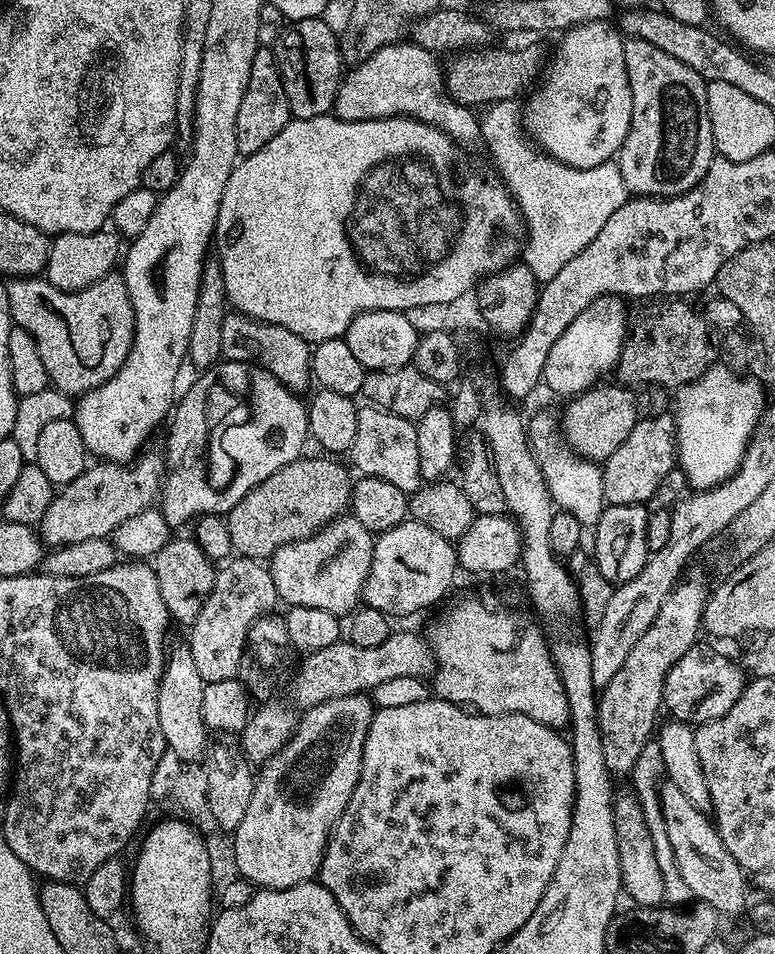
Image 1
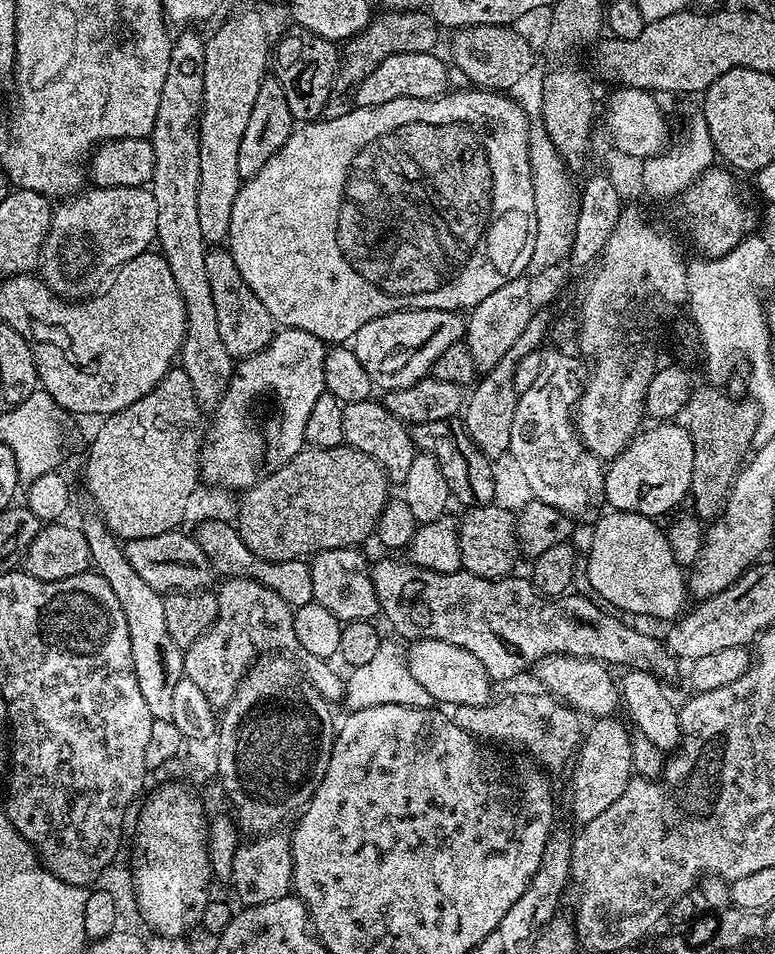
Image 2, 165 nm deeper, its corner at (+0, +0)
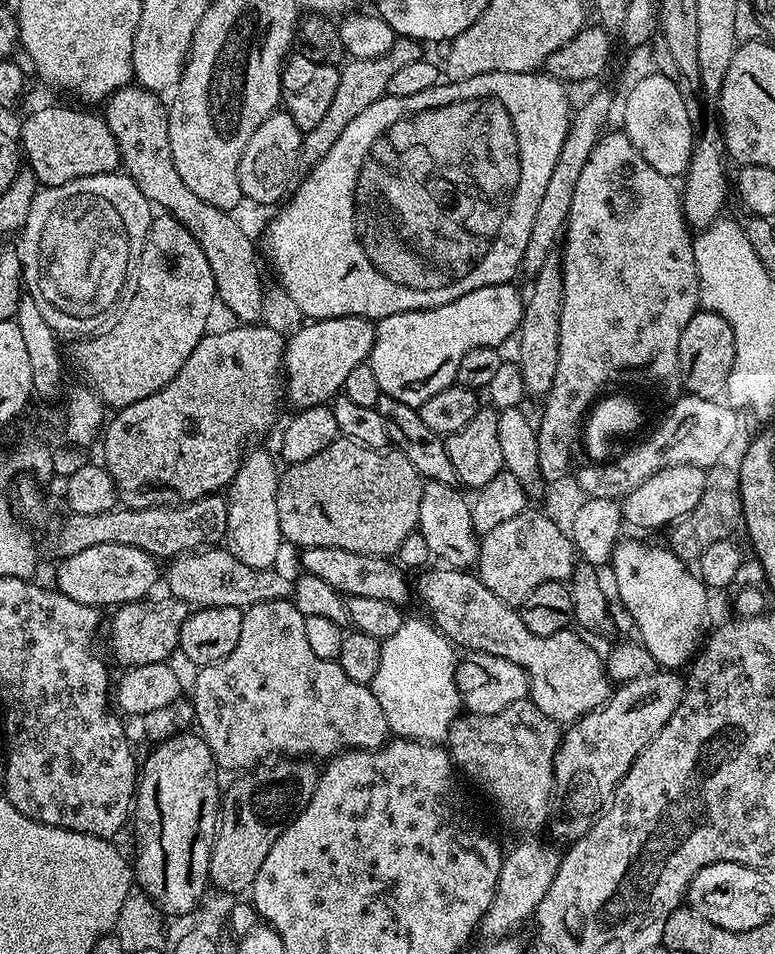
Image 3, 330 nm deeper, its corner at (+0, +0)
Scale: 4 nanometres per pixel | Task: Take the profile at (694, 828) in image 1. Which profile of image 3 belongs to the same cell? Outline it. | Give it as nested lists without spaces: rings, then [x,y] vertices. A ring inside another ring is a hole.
[[[436,567],[440,568],[433,572],[424,570],[417,575],[421,576],[414,580],[414,592],[420,595],[428,611],[427,619],[457,649],[494,654],[522,666],[528,675],[528,696],[532,704],[561,726],[579,720],[606,703],[614,688],[604,668],[604,656],[596,653],[579,631],[565,630],[549,636],[530,634],[519,611],[513,605],[502,602],[498,594],[486,590],[479,575],[459,568]]]

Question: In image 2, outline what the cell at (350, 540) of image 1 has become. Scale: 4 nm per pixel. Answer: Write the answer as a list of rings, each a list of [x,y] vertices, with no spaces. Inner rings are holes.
[[[359,547],[335,548],[318,552],[310,560],[314,578],[313,601],[326,606],[326,610],[330,610],[330,614],[334,614],[334,618],[338,618],[342,622],[375,621],[381,615],[378,594],[374,594],[370,560],[367,560],[360,551]]]

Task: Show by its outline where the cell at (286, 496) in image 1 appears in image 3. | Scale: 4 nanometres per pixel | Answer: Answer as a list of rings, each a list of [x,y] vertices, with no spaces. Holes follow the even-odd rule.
[[[338,438],[326,446],[326,450],[321,450],[319,454],[314,454],[314,458],[306,458],[306,462],[289,464],[283,469],[280,476],[280,489],[276,497],[278,498],[278,518],[280,519],[280,535],[285,541],[297,544],[297,549],[303,550],[314,546],[338,546],[338,550],[354,550],[354,554],[370,554],[371,556],[382,556],[385,558],[395,557],[398,546],[410,533],[418,528],[418,505],[422,503],[422,490],[426,481],[424,477],[414,470],[414,465],[410,463],[410,458],[406,458],[394,447],[387,447],[383,450],[371,448],[365,444],[359,444],[356,440]]]

